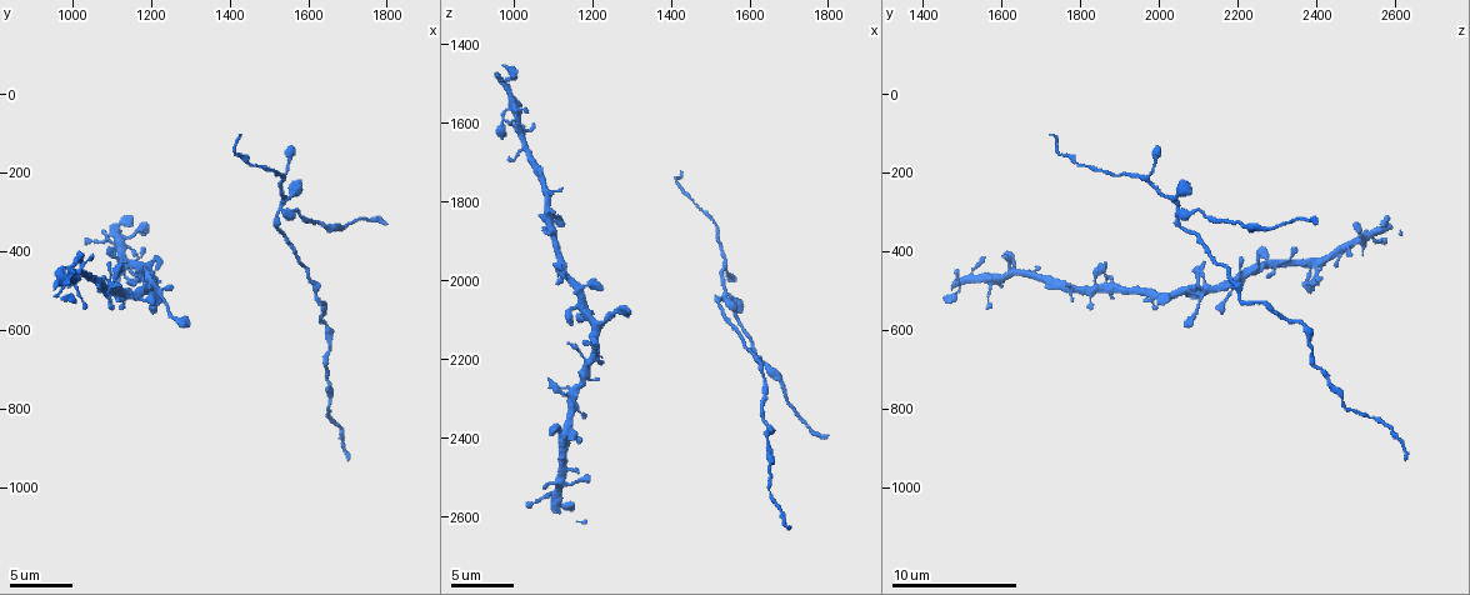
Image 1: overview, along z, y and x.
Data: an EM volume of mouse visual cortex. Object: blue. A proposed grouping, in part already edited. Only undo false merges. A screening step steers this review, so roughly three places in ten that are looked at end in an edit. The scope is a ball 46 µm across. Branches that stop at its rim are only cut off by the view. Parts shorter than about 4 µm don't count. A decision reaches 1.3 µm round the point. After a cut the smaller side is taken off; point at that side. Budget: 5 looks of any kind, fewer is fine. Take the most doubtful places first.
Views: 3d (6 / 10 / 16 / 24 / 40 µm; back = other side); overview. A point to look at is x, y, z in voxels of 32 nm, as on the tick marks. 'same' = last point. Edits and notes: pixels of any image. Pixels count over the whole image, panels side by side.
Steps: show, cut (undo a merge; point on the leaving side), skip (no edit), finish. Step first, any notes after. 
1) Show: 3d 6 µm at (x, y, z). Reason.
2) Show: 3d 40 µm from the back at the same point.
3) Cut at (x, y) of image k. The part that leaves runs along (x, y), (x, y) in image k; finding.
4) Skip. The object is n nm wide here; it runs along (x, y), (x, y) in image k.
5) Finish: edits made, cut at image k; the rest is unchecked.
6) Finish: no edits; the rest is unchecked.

Show: 3d 10 µm at (1550, 295, 2055). Branch point.

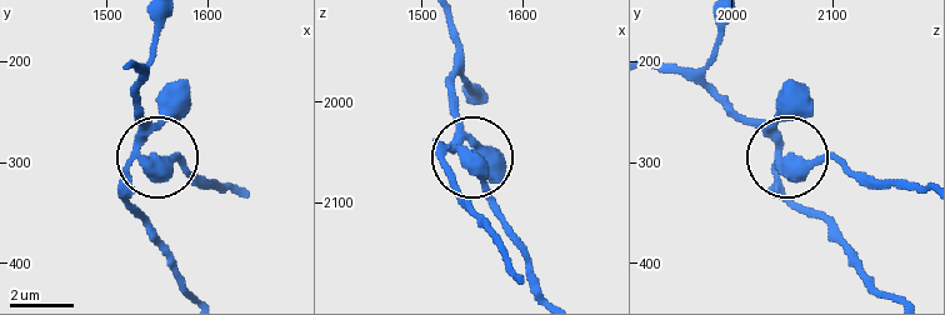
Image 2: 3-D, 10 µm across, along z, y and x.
Cut at (171, 160) of image 2. The part that leaves runs along (780, 156), (923, 186) in image 2; a second neuron is stuck on.

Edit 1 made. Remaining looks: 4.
Show: 3d 10 µm at (1250, 490, 2095). Calibre changes.

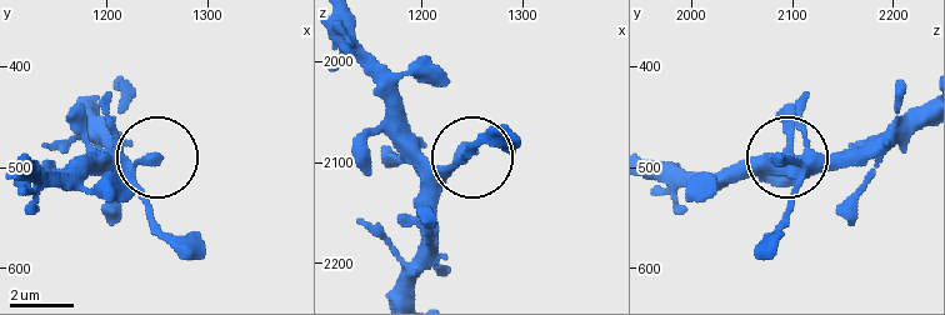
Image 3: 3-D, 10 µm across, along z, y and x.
Show: 3d 10 µm from the back at (1244, 494, 2088). From behind.

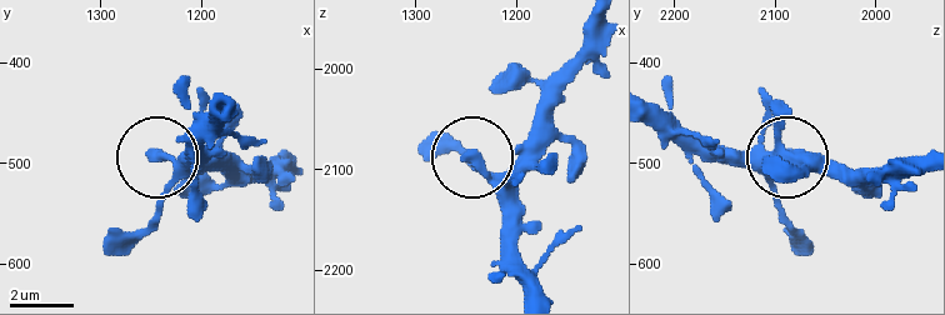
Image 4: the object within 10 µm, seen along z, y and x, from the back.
Skip. All the same neuron.

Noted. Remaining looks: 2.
Show: 3d 10 µm at (1655, 635, 2380). Sudden change in width.

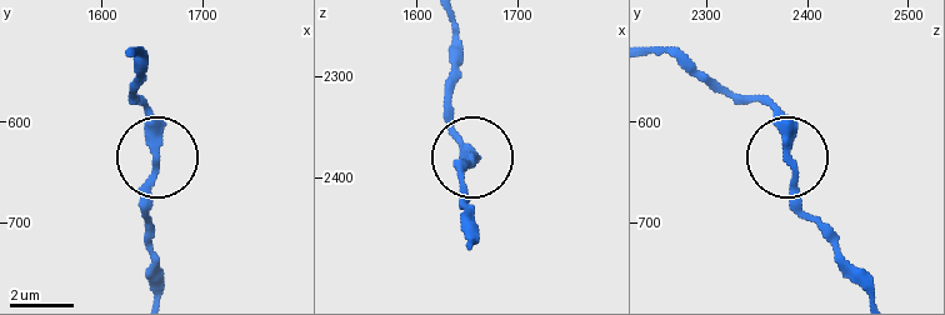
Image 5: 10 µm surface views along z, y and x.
Show: 3d 6 µm at (1654, 634, 2378).

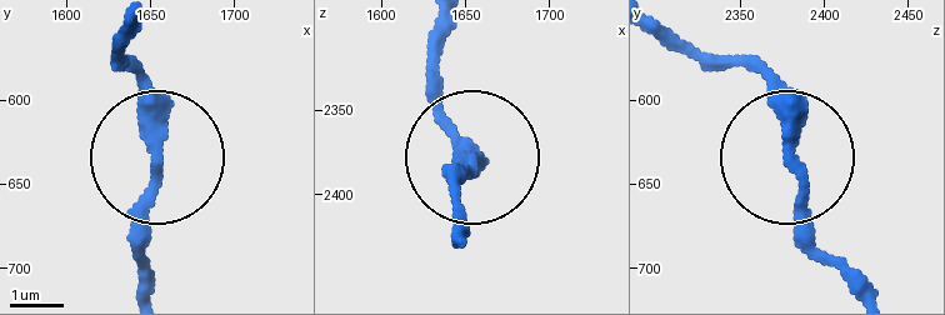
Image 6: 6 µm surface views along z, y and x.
Skip. The object is 270 nm wide here; it runs along (439, 29), (439, 96), (465, 136), (451, 218) in image 6; all the same neuron.

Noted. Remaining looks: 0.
Finish: edits made, cut at image 2; the rest is unchecked.

